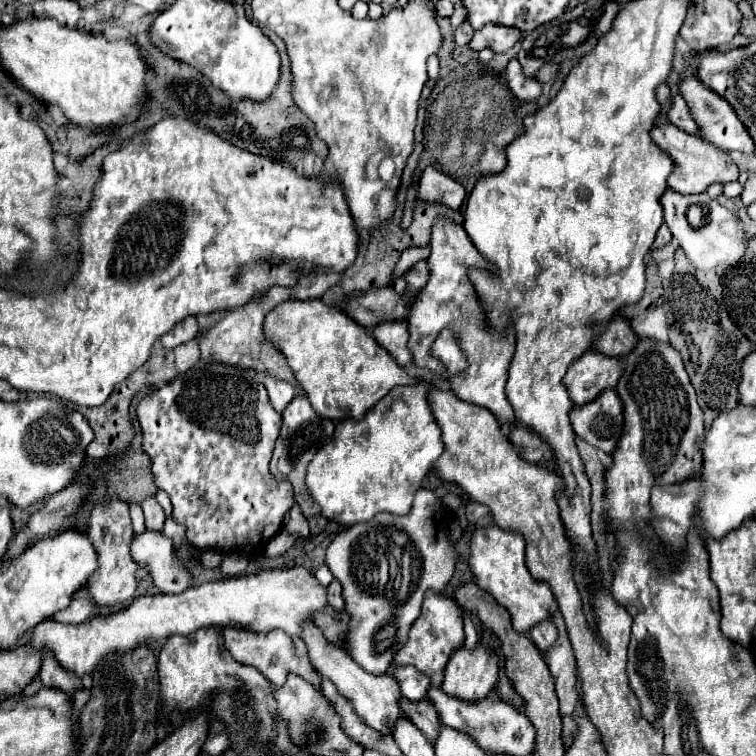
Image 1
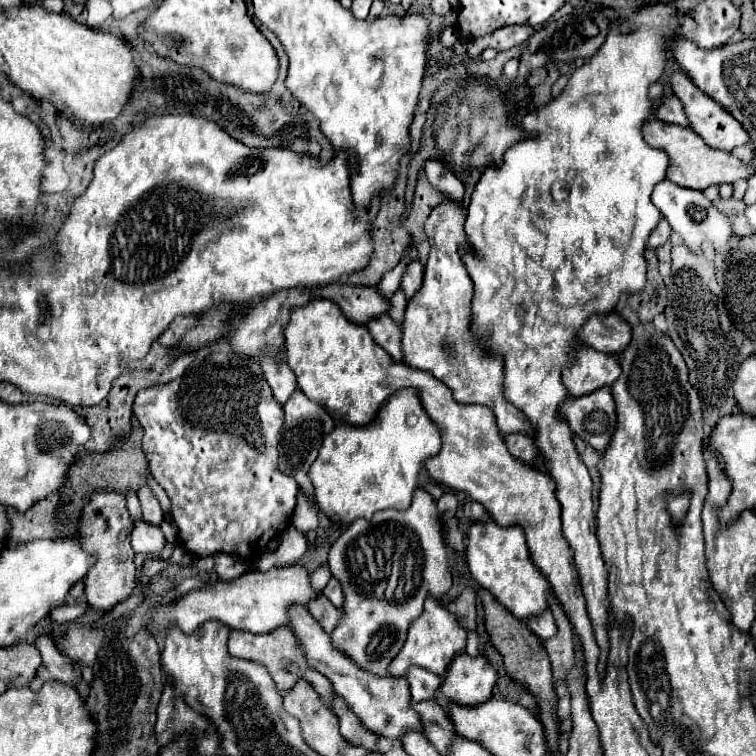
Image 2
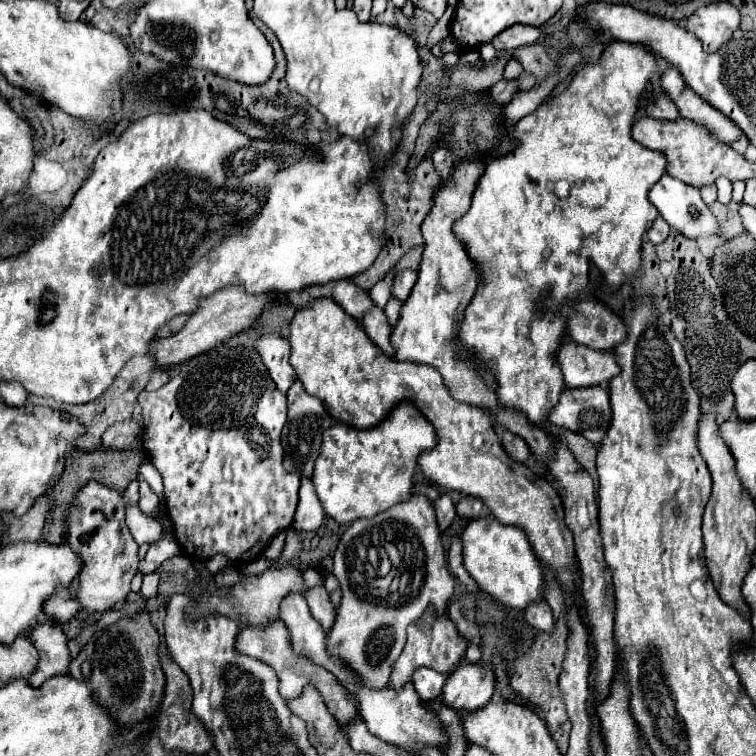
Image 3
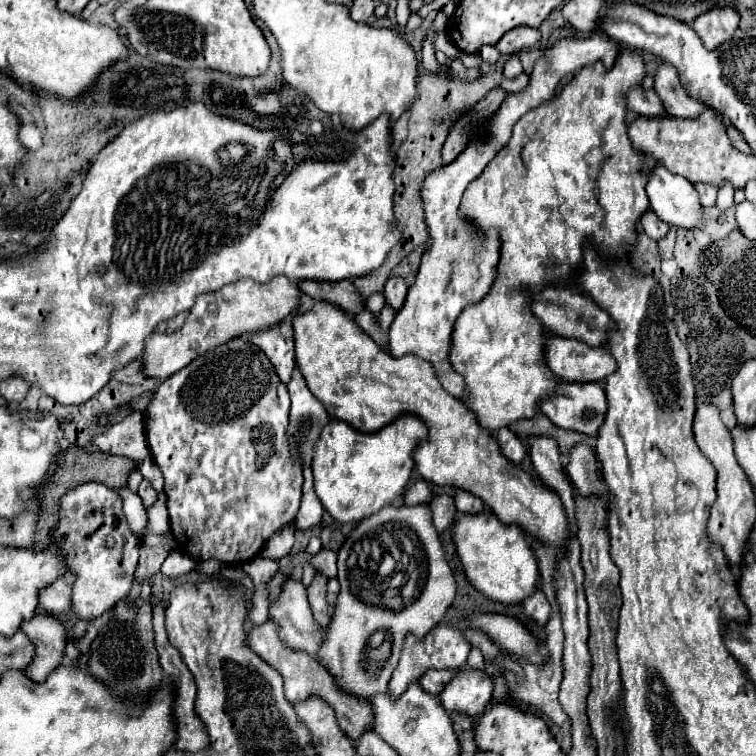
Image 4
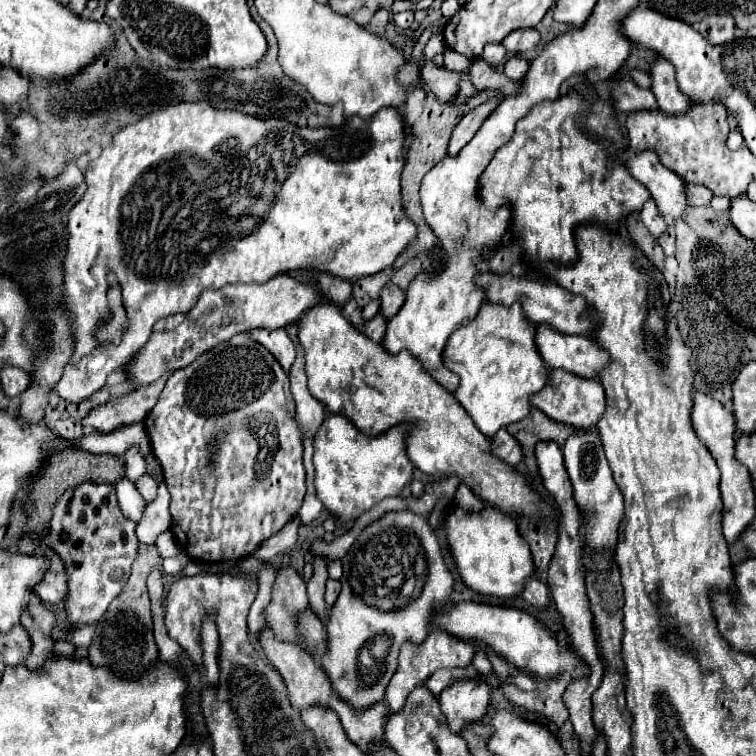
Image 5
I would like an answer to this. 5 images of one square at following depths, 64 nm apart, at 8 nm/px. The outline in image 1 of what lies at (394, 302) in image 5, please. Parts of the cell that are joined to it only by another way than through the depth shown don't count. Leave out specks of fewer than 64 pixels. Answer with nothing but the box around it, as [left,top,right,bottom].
[406,260,430,290]

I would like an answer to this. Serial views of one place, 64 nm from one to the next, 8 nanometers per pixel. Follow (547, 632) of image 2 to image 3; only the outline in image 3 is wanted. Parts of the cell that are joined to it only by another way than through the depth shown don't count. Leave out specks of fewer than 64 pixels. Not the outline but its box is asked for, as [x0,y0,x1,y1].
[524,600,554,632]

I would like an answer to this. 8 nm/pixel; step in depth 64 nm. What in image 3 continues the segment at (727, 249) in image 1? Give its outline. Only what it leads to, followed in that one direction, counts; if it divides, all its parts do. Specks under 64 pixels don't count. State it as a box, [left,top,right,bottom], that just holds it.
[648,174,722,240]

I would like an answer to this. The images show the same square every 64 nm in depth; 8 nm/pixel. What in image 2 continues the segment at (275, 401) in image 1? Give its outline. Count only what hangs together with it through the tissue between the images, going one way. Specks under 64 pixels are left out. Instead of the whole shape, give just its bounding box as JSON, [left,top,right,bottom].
[262,356,298,404]

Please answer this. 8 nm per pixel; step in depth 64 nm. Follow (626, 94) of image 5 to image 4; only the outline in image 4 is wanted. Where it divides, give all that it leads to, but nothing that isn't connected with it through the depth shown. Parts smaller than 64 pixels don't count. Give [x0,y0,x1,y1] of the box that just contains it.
[628,86,666,116]

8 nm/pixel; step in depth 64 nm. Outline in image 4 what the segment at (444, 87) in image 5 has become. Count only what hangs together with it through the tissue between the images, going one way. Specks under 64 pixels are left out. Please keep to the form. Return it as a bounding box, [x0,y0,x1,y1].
[422,32,438,70]

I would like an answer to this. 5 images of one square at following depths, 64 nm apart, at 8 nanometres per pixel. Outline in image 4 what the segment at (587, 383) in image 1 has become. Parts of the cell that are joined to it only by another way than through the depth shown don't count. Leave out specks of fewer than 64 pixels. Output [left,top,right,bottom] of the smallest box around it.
[546,336,616,382]

